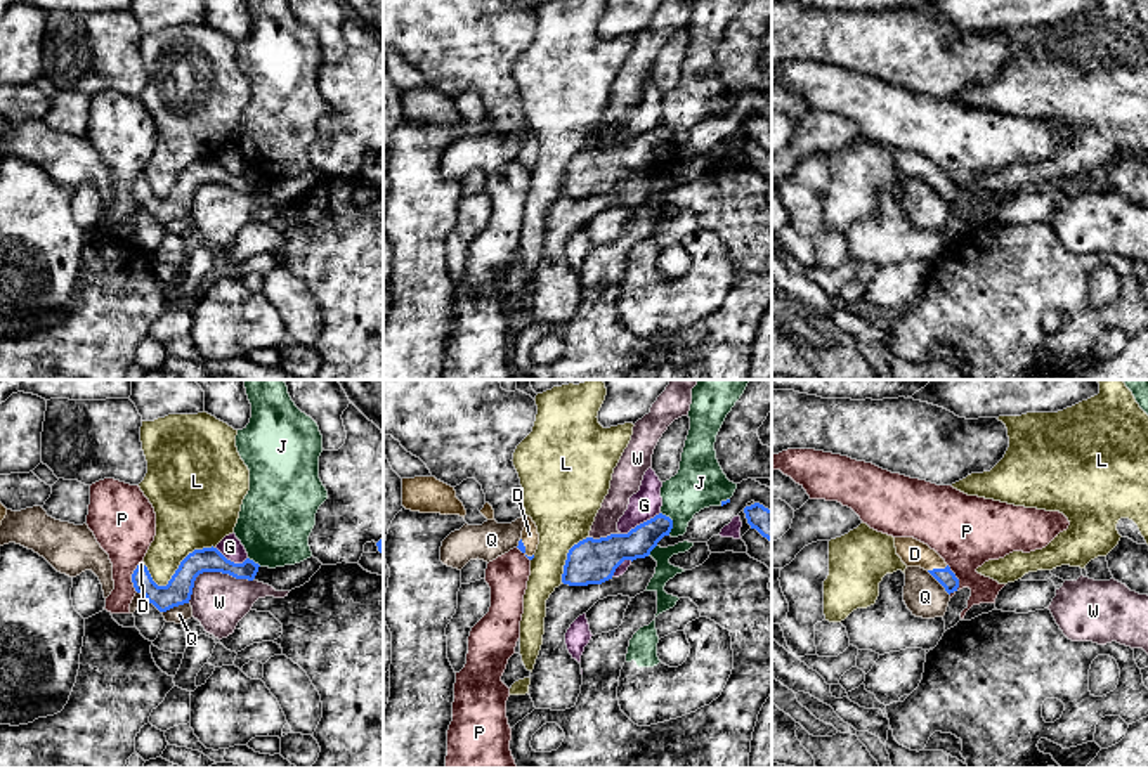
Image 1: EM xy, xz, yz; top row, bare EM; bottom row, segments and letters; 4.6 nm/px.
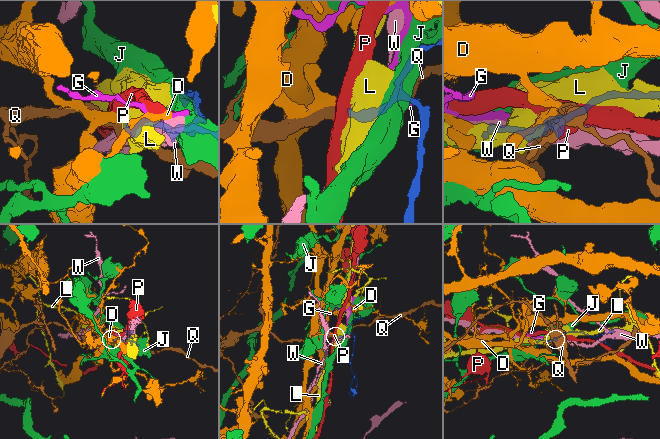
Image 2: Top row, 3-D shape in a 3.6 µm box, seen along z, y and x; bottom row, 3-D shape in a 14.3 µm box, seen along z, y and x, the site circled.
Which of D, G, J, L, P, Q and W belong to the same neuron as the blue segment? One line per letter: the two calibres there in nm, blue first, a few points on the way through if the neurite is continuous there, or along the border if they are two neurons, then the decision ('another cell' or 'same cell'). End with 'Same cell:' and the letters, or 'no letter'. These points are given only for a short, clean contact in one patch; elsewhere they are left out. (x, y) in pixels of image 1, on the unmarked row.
D: 80 nm thick on the blue side, 130 nm on the other; runs through yz (944, 188), (937, 181), (925, 169), (914, 165); same cell
G: 190 nm thick on the blue side, 140 nm on the other; another cell
J: 140 nm thick on the blue side, 220 nm on the other; another cell
L: 120 nm thick on the blue side, 300 nm on the other; another cell
P: 80 nm thick on the blue side, 340 nm on the other; border along yz (947, 175), (958, 191), (958, 200), (952, 205); another cell
Q: 120 nm thick on the blue side, 80 nm on the other; border along xy (188, 214), (162, 224); another cell
W: 120 nm thick on the blue side, 260 nm on the other; another cell
Same cell: D

